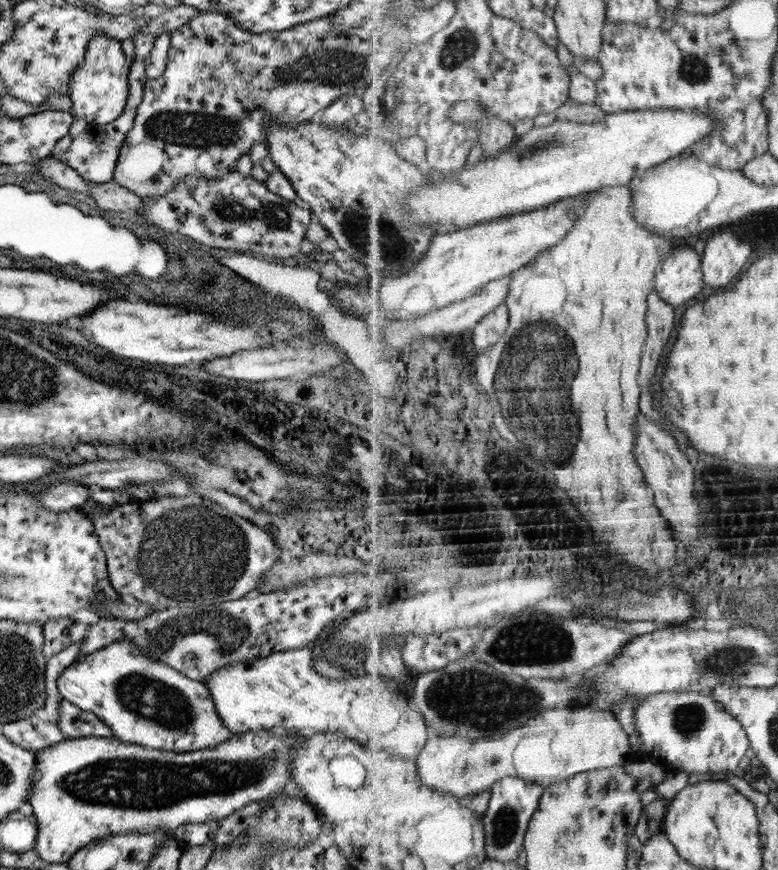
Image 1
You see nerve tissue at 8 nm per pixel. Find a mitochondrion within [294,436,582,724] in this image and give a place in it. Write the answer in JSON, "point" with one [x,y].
{"point":[557,645]}

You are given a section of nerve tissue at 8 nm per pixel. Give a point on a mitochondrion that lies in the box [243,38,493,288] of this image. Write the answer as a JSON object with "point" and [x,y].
{"point":[332,70]}

